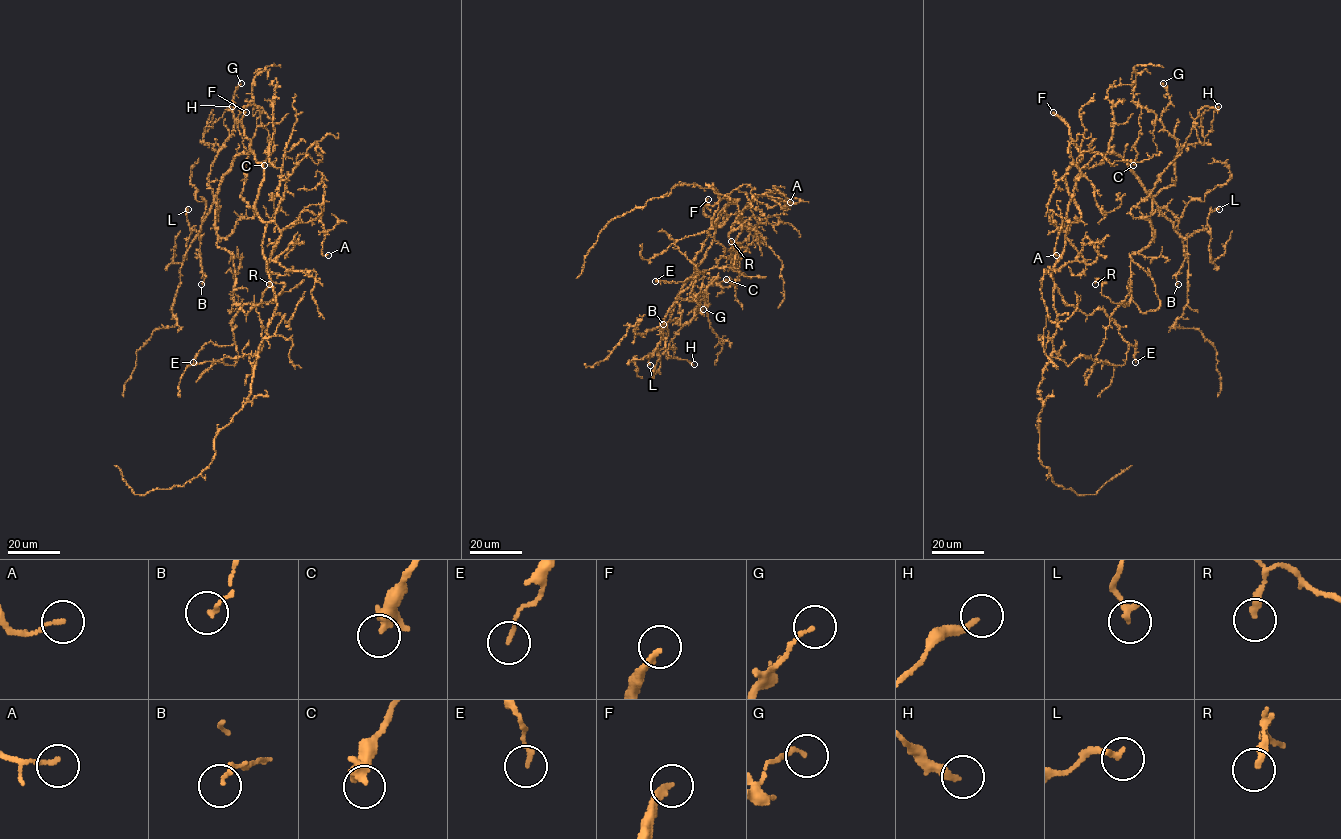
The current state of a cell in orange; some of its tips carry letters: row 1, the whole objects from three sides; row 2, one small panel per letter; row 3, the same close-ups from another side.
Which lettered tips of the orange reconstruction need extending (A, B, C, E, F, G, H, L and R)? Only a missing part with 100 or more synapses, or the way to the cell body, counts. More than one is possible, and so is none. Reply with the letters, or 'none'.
F

